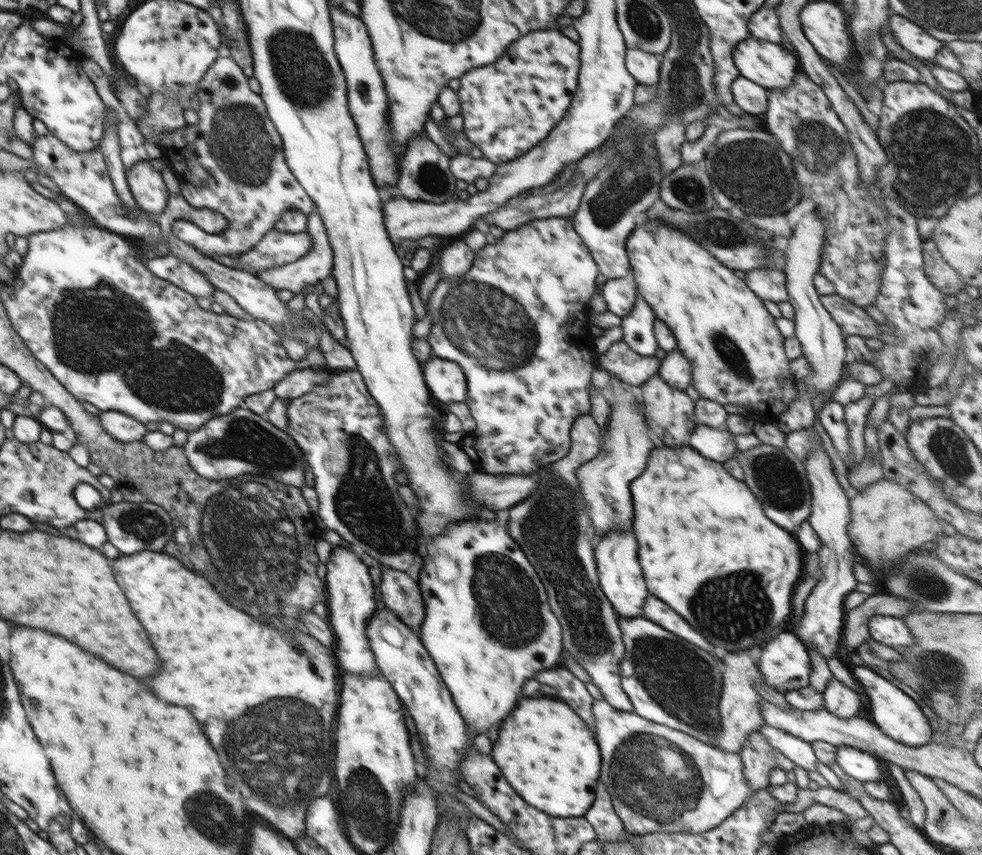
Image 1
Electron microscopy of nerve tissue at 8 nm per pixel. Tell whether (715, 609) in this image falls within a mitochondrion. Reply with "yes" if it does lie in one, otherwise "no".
yes

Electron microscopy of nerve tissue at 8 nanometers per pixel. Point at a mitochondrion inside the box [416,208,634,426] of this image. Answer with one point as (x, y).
(478, 320)

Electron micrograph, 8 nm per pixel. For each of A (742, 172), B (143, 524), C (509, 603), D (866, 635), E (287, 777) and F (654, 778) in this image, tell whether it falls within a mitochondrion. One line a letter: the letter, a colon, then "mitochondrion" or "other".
A: mitochondrion
B: mitochondrion
C: mitochondrion
D: other
E: mitochondrion
F: mitochondrion

